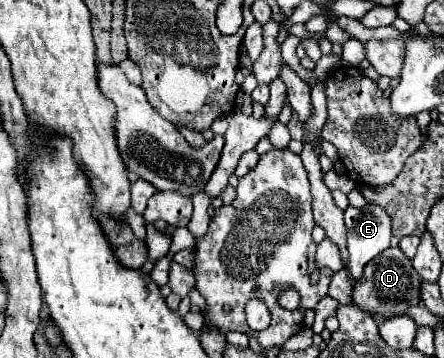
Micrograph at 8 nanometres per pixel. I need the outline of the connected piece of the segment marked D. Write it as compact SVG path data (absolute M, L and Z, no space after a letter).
M387 248L379 256L375 256L363 270L363 276L353 282L353 298L357 306L369 314L379 314L383 318L391 318L403 314L407 304L419 304L419 276L407 256L399 252L399 248Z

